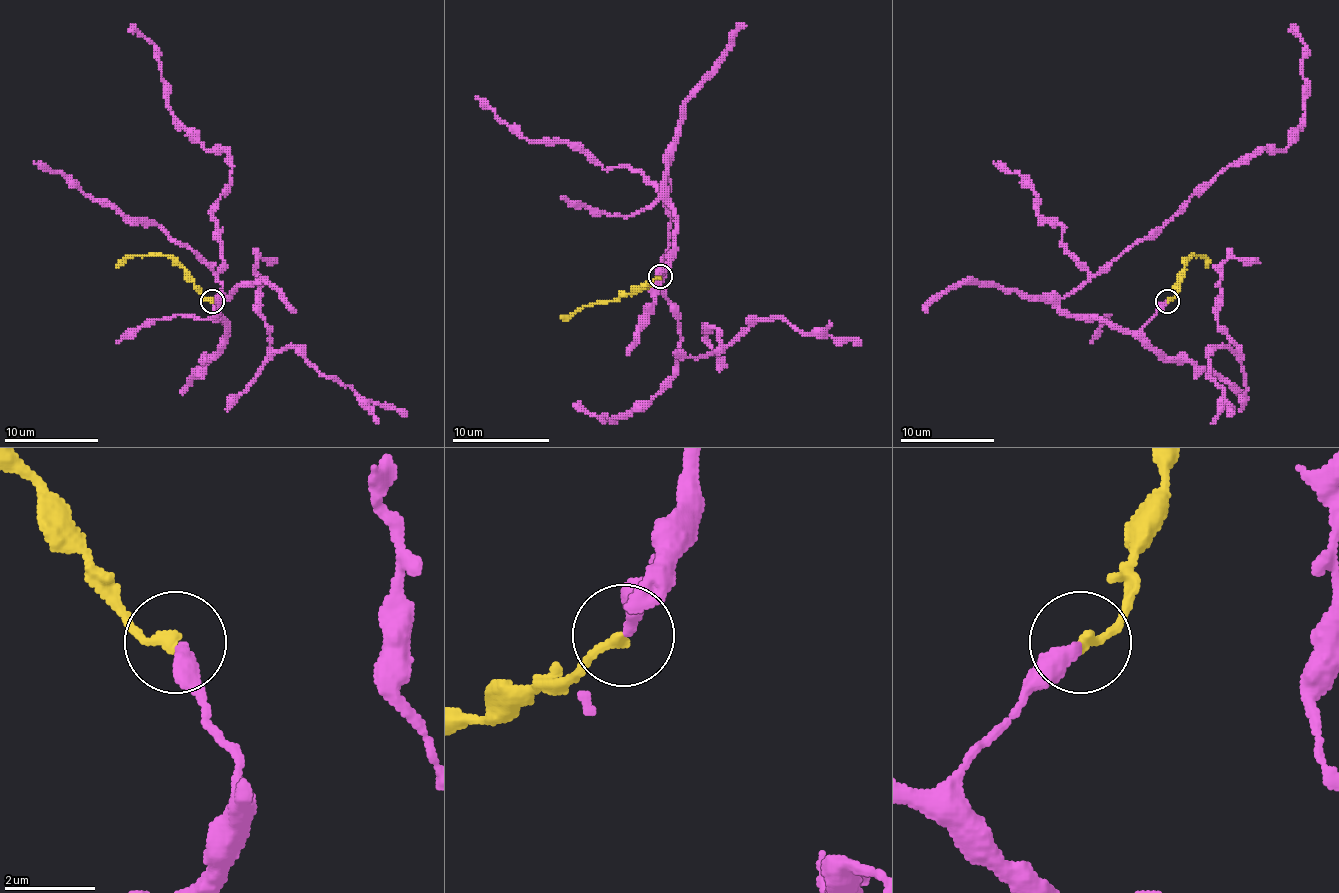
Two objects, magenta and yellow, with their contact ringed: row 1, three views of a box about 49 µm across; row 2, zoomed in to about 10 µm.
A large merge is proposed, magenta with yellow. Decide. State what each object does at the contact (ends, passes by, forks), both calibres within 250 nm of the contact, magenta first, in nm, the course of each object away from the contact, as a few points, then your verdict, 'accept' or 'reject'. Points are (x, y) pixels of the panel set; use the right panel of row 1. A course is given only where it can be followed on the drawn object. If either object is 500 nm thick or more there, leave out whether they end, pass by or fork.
magenta ends | yellow ends | 380/240 nm | magenta via (1168, 300), (1137, 331), (1059, 307), (1229, 166), (1288, 144), (1305, 114), (1302, 41), (1291, 29) | yellow via (1168, 300), (1177, 293), (1180, 272), (1191, 255), (1201, 255), (1208, 267) | accept

